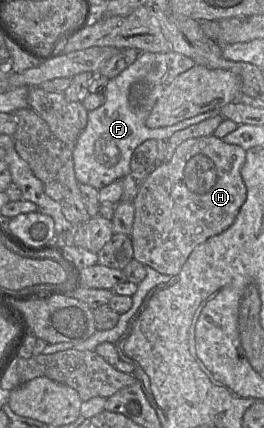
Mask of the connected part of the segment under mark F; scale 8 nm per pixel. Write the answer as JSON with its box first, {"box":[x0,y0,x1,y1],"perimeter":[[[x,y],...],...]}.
{"box":[72,51,221,190],"perimeter":[[[140,51],[131,65],[118,76],[109,79],[104,103],[88,111],[87,125],[73,147],[72,158],[77,181],[99,190],[114,181],[123,180],[131,172],[130,161],[134,150],[144,141],[169,139],[177,131],[221,114],[220,109],[213,109],[172,126],[155,129],[146,126],[146,120],[166,86],[195,65],[193,59],[173,51]]]}

